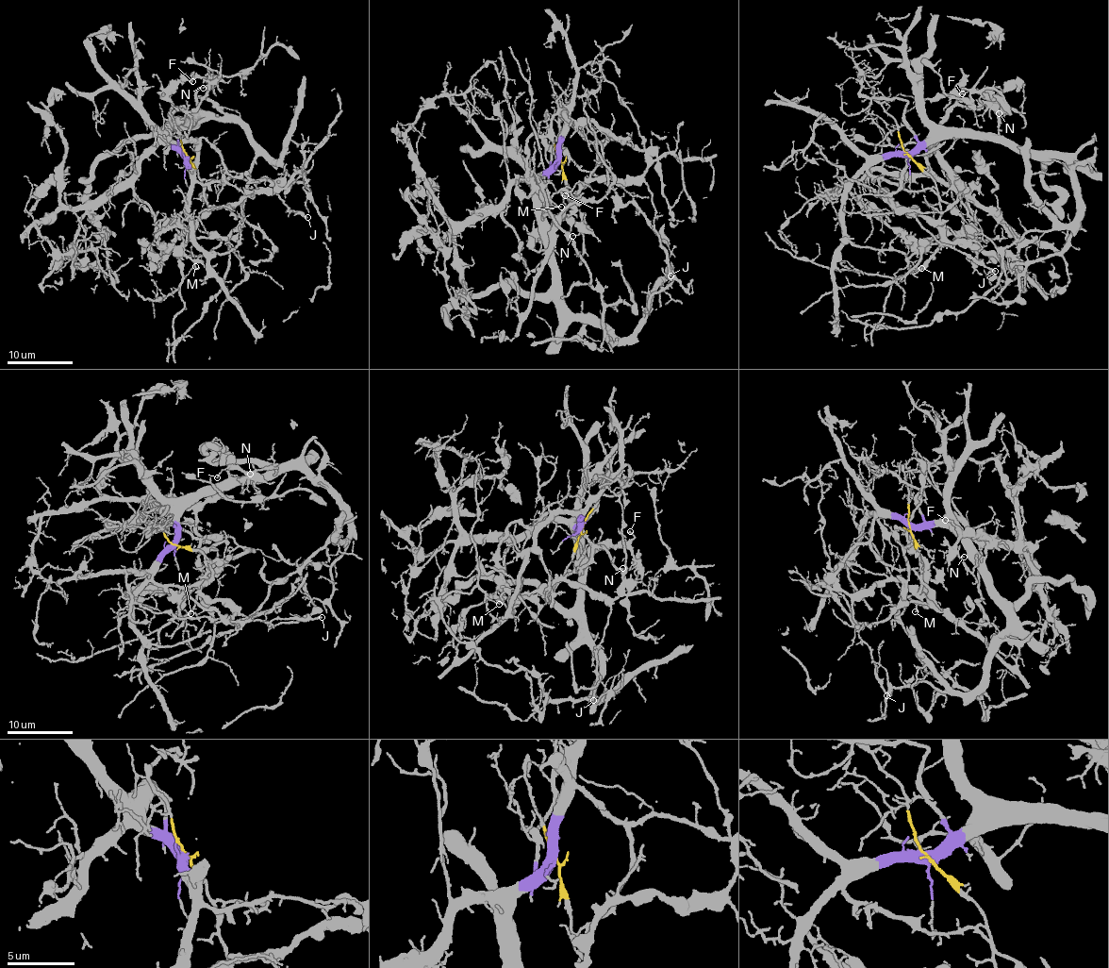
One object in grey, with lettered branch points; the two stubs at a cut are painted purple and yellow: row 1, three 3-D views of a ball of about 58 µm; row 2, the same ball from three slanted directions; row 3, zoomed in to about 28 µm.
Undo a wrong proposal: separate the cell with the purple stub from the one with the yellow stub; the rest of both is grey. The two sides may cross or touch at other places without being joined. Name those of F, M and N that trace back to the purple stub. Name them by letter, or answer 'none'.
F, N

